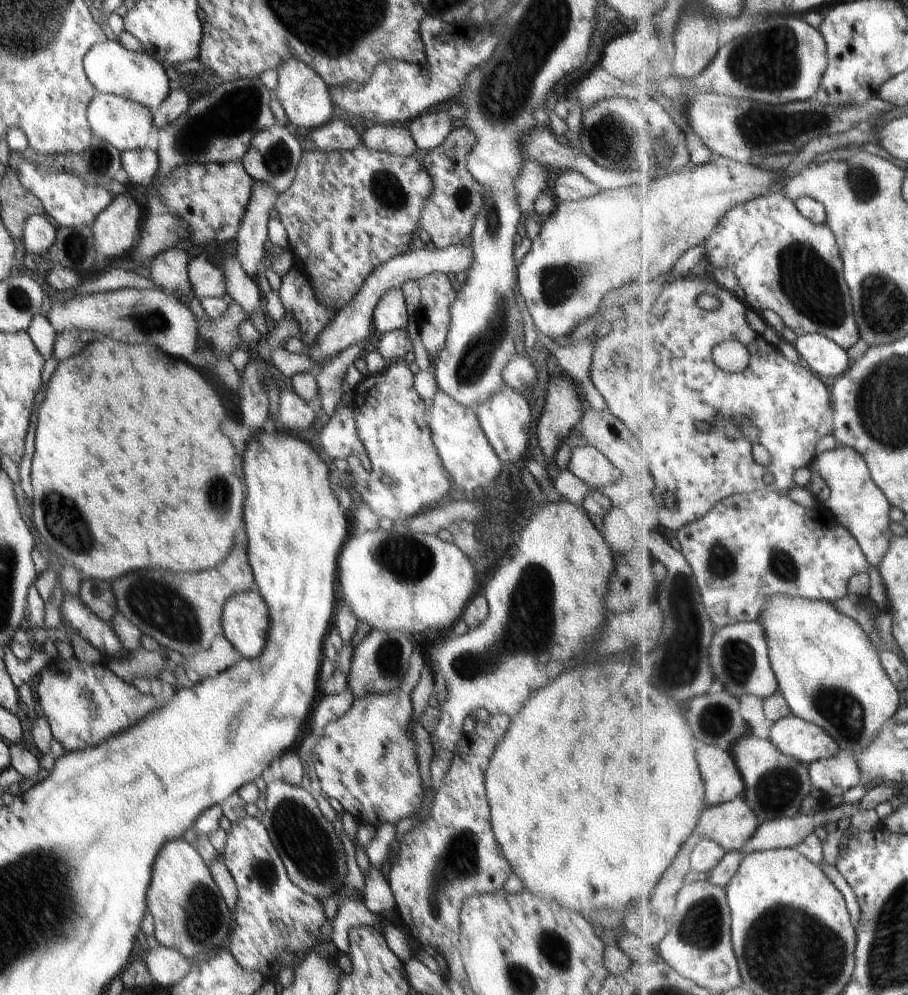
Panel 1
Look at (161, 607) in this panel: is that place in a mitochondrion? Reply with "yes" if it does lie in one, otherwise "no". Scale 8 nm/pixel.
yes

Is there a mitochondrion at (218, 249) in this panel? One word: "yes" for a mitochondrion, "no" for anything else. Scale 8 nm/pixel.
no

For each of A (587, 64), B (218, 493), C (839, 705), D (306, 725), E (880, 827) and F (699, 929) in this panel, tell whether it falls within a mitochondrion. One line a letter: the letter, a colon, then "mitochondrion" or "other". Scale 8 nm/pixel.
A: other
B: mitochondrion
C: mitochondrion
D: other
E: other
F: mitochondrion

